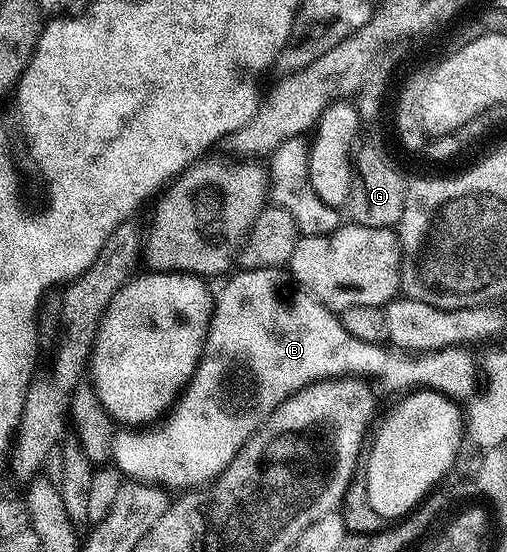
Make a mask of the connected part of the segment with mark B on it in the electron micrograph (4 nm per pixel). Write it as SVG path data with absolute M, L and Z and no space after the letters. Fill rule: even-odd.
M278 267L252 271L239 269L227 281L223 292L220 295L218 292L214 300L211 324L195 375L179 396L173 410L162 420L161 425L150 429L116 430L111 459L124 476L138 483L162 485L167 489L195 487L198 483L210 484L231 464L233 457L237 457L239 450L251 440L259 426L302 387L319 383L319 375L335 375L335 371L371 371L374 375L383 375L391 387L416 383L420 389L440 391L442 395L456 401L470 400L476 394L475 382L478 379L480 382L481 371L478 366L475 368L475 359L467 352L470 350L446 347L440 351L414 355L400 353L395 349L386 351L386 346L377 343L357 341L357 337L349 337L349 333L345 333L345 327L341 325L336 312L296 286L290 274Z

